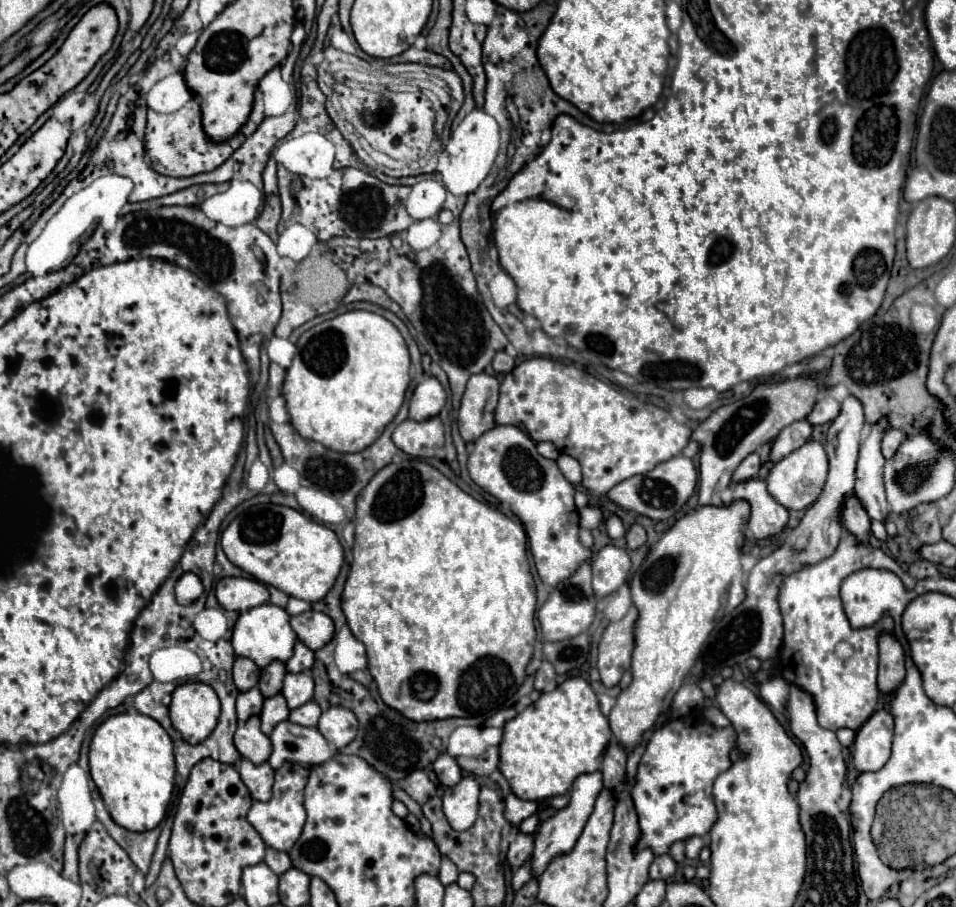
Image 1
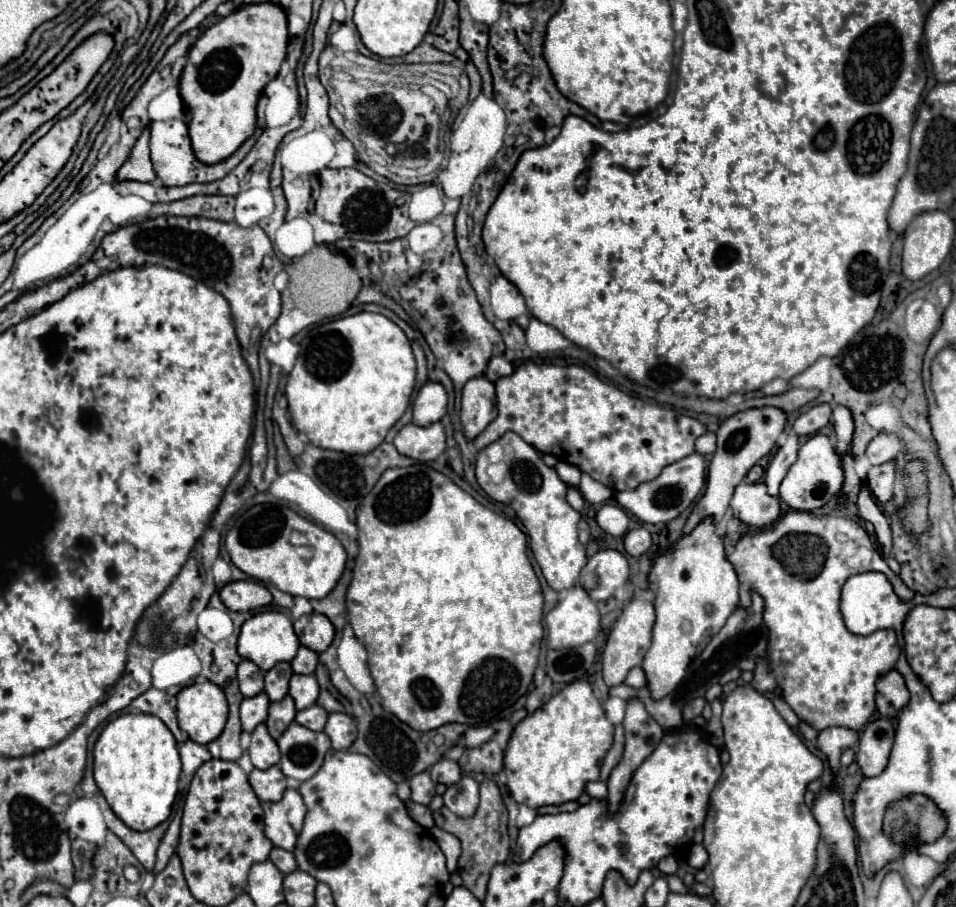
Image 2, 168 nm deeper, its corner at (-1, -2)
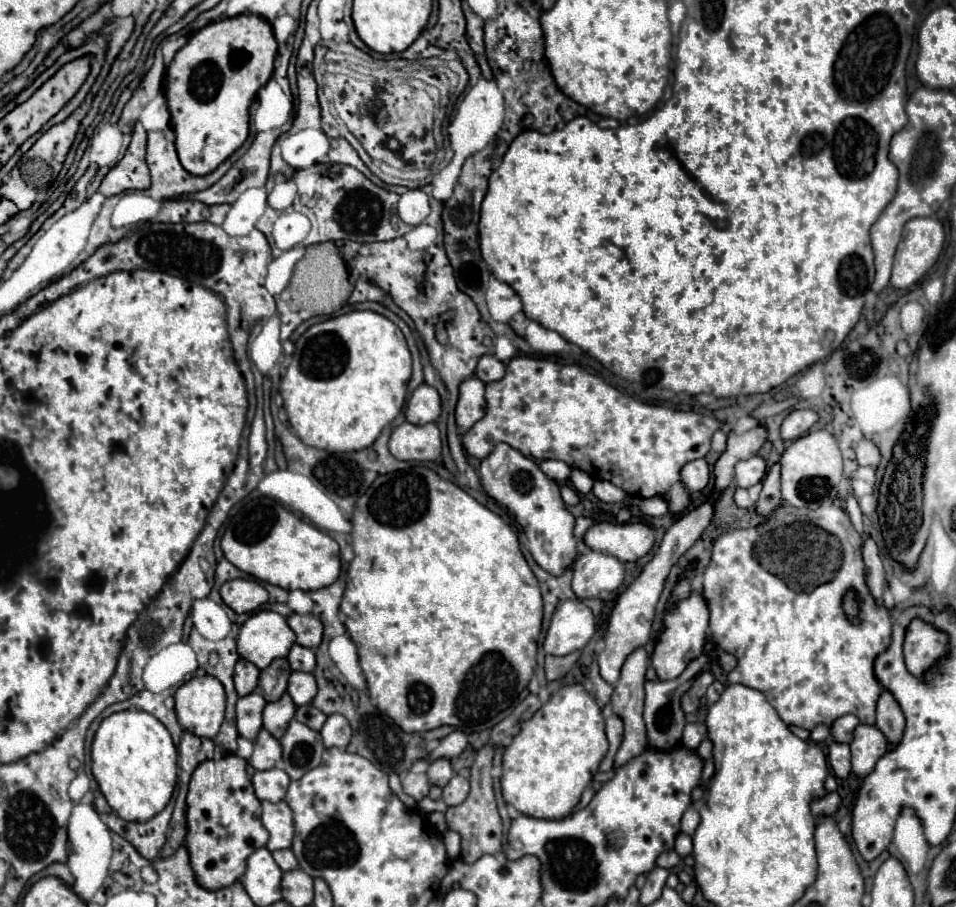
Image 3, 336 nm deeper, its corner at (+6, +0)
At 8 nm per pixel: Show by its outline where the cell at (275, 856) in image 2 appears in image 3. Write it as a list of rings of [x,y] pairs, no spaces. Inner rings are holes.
[[[282,849],[282,851],[274,851],[274,861],[280,865],[282,871],[292,871],[298,867],[298,859],[294,857],[292,849]]]

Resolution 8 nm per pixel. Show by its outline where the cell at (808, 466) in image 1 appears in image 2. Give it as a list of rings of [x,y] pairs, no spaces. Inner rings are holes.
[[[817,433],[805,445],[801,445],[799,459],[793,463],[793,467],[781,481],[779,499],[785,501],[793,511],[809,511],[811,513],[837,497],[837,493],[843,487],[843,479],[845,479],[845,475],[843,475],[841,459],[837,455],[833,443],[829,441],[829,437]]]

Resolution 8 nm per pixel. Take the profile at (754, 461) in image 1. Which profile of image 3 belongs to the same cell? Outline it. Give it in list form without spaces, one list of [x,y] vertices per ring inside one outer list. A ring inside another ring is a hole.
[[[752,455],[750,459],[744,459],[736,465],[736,485],[738,487],[752,487],[756,483],[760,483],[766,475],[766,459],[762,459],[760,455]]]

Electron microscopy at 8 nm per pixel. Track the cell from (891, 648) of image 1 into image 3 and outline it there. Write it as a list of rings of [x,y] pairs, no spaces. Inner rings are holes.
[[[884,691],[878,699],[878,715],[876,715],[876,727],[884,733],[884,737],[896,745],[902,739],[904,733],[904,713],[892,693]]]

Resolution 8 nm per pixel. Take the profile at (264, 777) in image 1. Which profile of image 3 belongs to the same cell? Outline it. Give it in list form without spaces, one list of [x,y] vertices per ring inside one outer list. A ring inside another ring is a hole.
[[[268,769],[268,771],[256,771],[252,777],[252,785],[256,791],[256,797],[260,801],[270,801],[270,803],[278,803],[284,799],[288,785],[290,785],[290,777],[282,771],[282,769]]]

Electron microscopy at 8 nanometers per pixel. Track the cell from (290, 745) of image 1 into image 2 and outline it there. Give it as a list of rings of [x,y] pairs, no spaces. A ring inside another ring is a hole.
[[[291,723],[285,729],[281,739],[277,739],[277,745],[281,749],[281,771],[297,781],[313,777],[319,771],[325,753],[331,749],[331,741],[325,733],[309,731],[297,723]]]

